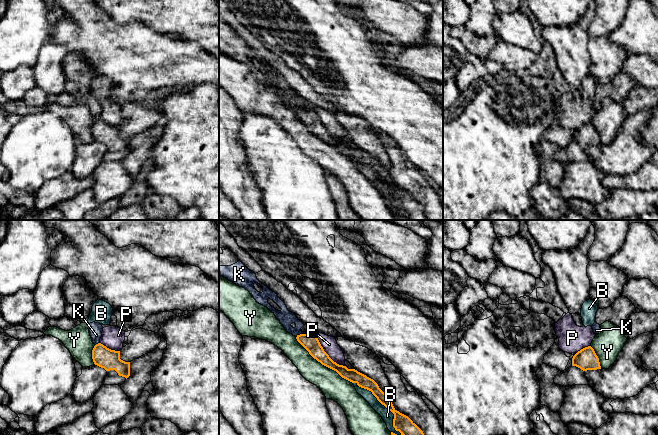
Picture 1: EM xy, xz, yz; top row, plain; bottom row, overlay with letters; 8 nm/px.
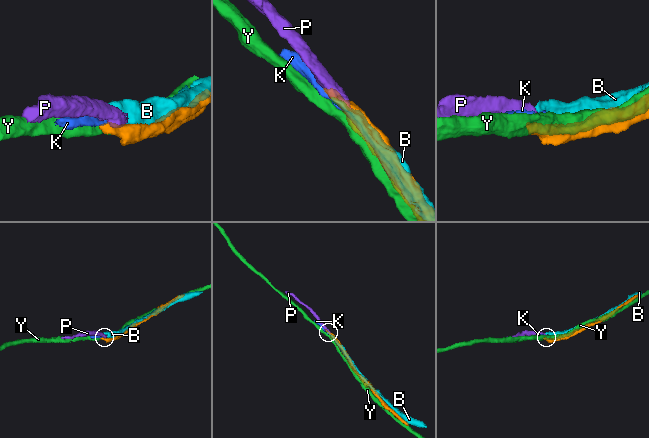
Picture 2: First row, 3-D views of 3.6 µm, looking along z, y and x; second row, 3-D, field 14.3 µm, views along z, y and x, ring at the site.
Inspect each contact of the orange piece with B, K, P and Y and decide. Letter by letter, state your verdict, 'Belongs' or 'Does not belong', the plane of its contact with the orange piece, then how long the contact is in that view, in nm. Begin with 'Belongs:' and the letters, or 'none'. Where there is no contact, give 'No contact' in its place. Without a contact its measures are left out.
Belongs: none
B: Does not belong. Touches orange in xz. Shared border 550 nm
K: Does not belong. Touches orange in xz. Shared border 90 nm
P: Does not belong. Touches orange in xz. Shared border 360 nm
Y: Does not belong. Touches orange in xz. Shared border 600 nm

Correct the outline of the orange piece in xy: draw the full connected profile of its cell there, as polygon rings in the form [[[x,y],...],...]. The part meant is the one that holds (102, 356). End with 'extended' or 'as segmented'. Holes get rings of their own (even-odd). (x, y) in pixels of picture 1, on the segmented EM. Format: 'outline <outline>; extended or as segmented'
outline [[[98,343],[92,350],[92,359],[95,365],[107,371],[104,385],[121,386],[130,376],[130,362],[120,359],[120,351],[111,350]]]; extended

